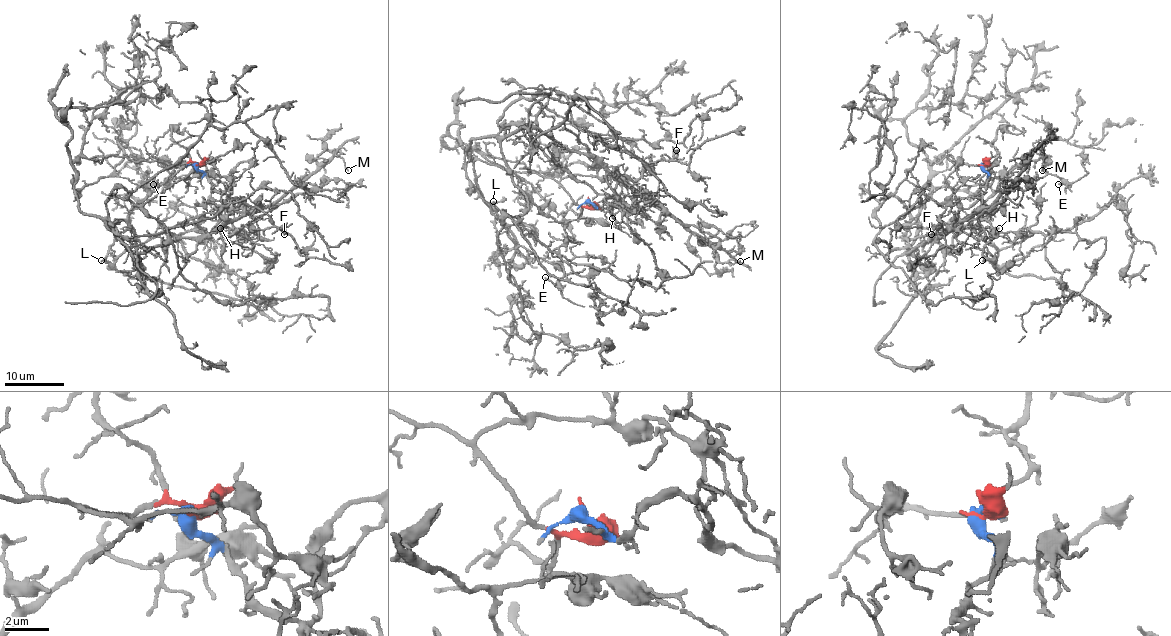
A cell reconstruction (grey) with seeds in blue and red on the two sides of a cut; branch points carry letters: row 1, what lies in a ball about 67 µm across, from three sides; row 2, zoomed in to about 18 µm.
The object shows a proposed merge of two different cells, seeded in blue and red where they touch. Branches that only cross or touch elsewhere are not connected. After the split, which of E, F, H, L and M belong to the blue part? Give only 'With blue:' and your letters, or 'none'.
With blue: F, H, M

